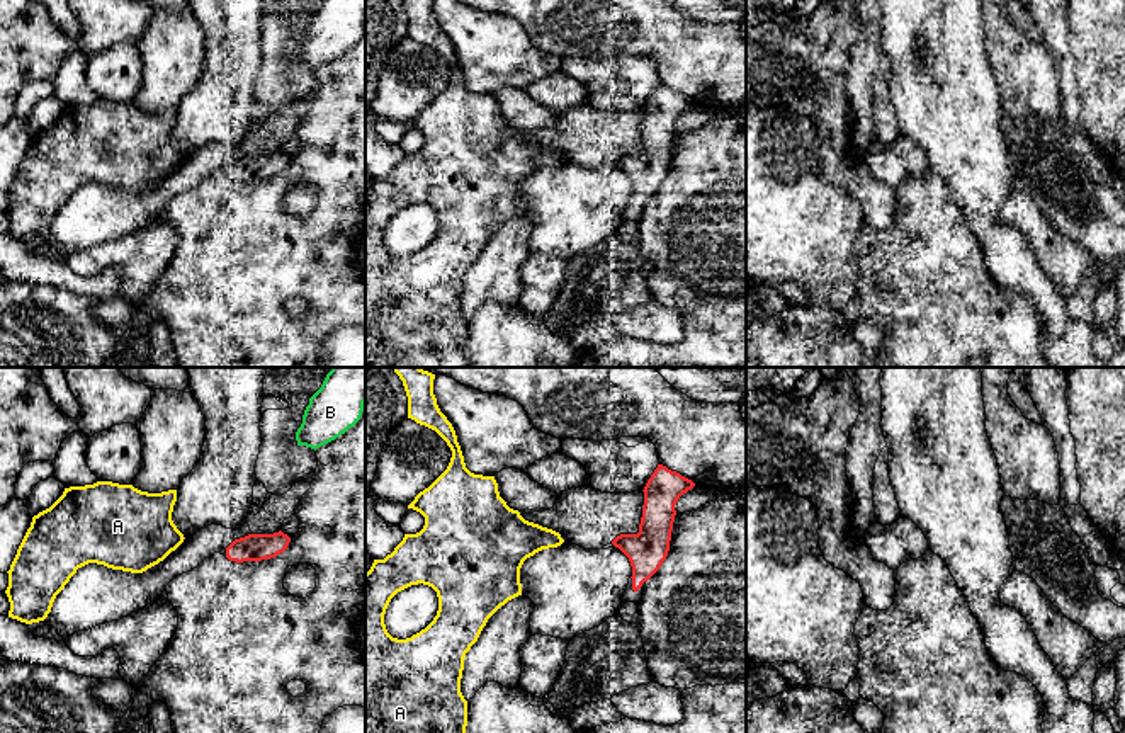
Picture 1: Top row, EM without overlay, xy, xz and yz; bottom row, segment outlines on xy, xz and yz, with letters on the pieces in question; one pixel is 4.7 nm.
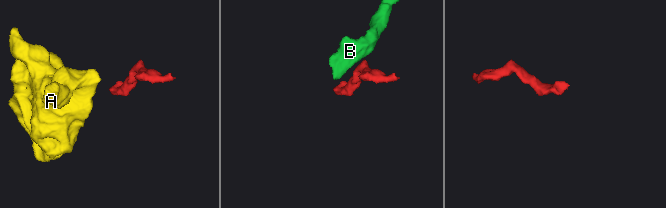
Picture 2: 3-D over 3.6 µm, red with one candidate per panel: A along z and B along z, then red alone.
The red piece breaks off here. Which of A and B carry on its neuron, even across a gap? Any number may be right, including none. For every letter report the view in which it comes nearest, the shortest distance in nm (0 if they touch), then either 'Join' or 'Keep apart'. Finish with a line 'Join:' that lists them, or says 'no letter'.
A: Closest in xy. Distance 200 nm. Keep apart
B: Closest in xy. Distance 420 nm. Keep apart
Join: no letter

